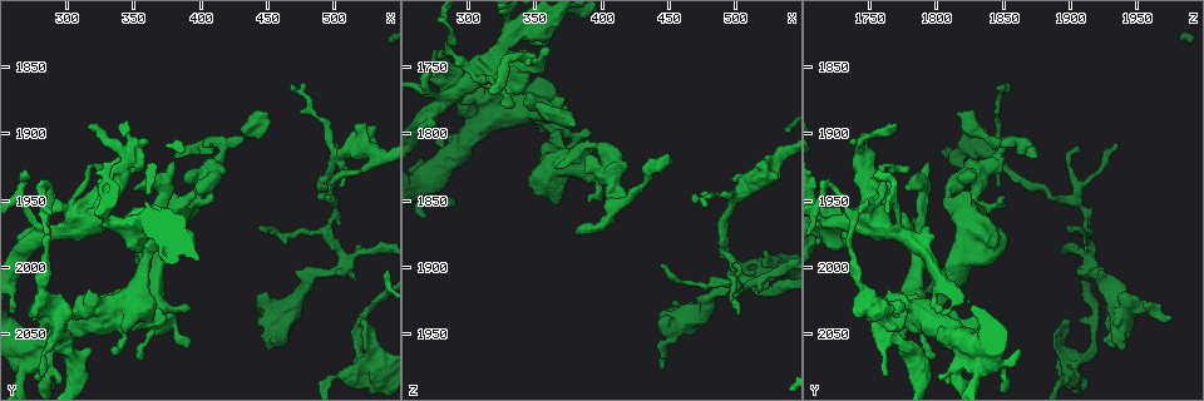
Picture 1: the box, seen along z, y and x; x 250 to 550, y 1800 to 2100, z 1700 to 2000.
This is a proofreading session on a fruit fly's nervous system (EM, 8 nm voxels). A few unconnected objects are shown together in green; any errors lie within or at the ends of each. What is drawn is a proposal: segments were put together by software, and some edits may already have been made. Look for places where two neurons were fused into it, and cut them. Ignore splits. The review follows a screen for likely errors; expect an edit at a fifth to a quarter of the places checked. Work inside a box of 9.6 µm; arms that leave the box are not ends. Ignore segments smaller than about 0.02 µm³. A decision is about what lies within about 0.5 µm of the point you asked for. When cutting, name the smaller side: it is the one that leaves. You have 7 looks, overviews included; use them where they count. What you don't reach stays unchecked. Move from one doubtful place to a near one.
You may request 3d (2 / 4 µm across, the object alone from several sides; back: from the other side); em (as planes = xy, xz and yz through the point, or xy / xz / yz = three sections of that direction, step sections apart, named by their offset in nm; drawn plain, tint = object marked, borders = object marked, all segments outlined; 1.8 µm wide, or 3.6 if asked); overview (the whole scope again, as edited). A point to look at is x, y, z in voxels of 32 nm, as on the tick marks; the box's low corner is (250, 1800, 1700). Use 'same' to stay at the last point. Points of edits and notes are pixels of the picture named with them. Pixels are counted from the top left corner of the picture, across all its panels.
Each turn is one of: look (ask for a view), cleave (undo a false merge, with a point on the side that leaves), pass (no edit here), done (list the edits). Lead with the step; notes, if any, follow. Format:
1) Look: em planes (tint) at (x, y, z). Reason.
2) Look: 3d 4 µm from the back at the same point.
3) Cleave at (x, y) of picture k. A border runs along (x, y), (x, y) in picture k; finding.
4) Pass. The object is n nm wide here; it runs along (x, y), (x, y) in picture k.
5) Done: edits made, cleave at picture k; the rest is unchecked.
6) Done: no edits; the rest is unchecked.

Look: 3d 4 µm from the back at (418, 1908, 1848). Abrupt turn.

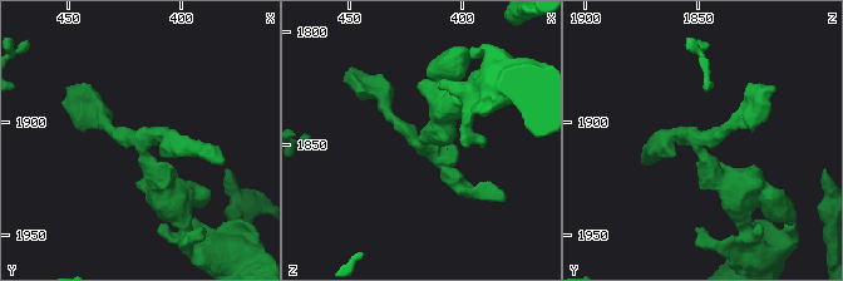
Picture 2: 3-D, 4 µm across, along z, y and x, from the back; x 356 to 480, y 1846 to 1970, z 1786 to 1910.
Look: em planes (tint) at (417, 1910, 1848). 3 arms meet here; the arms are 170, 220, 380 nm wide.

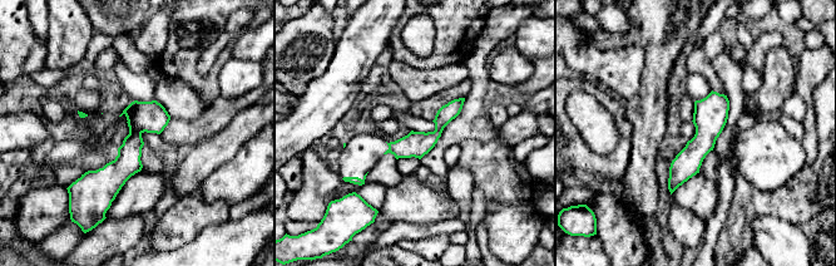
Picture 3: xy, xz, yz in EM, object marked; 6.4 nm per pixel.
Pass. It runs along (154, 104), (108, 181), (108, 202) in picture 3; all the same neuron.

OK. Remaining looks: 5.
Look: 3d 4 µm from the back at (308, 1964, 1754). Thin arm on a thick one.

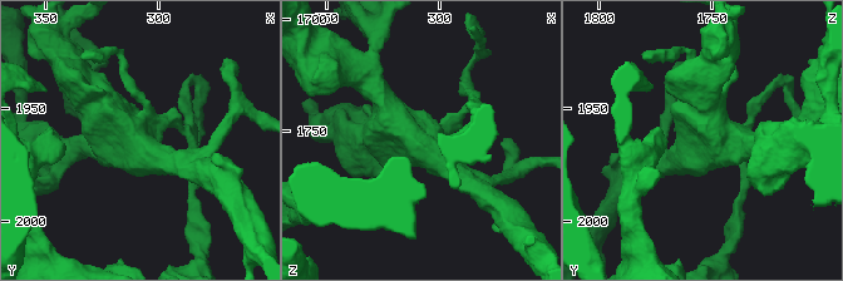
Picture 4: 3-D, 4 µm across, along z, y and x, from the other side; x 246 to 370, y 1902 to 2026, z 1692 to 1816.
Look: em planes (tint) at (308, 1964, 1753).

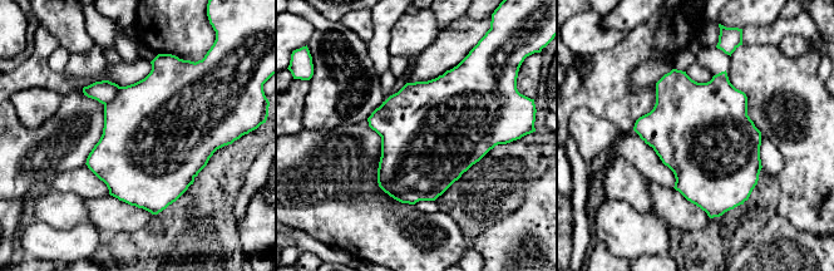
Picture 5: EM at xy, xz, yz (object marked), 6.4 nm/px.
Cleave at (103, 92) of picture 5. A border runs along (121, 87), (104, 106) in picture 5; two neurons meet here.

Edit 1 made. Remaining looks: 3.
Look: em 3.6 µm planes (plain) at (528, 2074, 1900). Calibre changes.

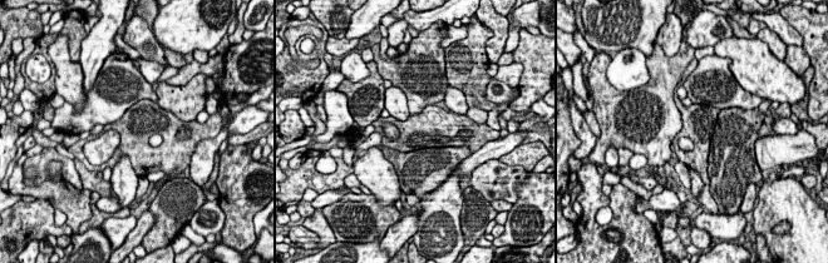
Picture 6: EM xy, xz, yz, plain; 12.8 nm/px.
Look: em 3.6 µm planes (tint) at the same point.

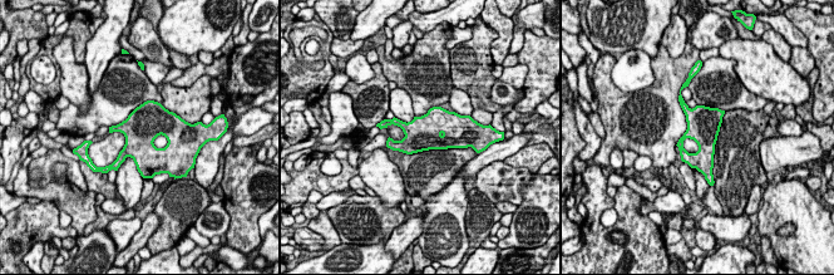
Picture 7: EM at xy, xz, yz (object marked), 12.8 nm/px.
Pass. All the same neuron.

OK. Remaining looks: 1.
Done: edits made, cleave at picture 5; the rest is unchecked.

